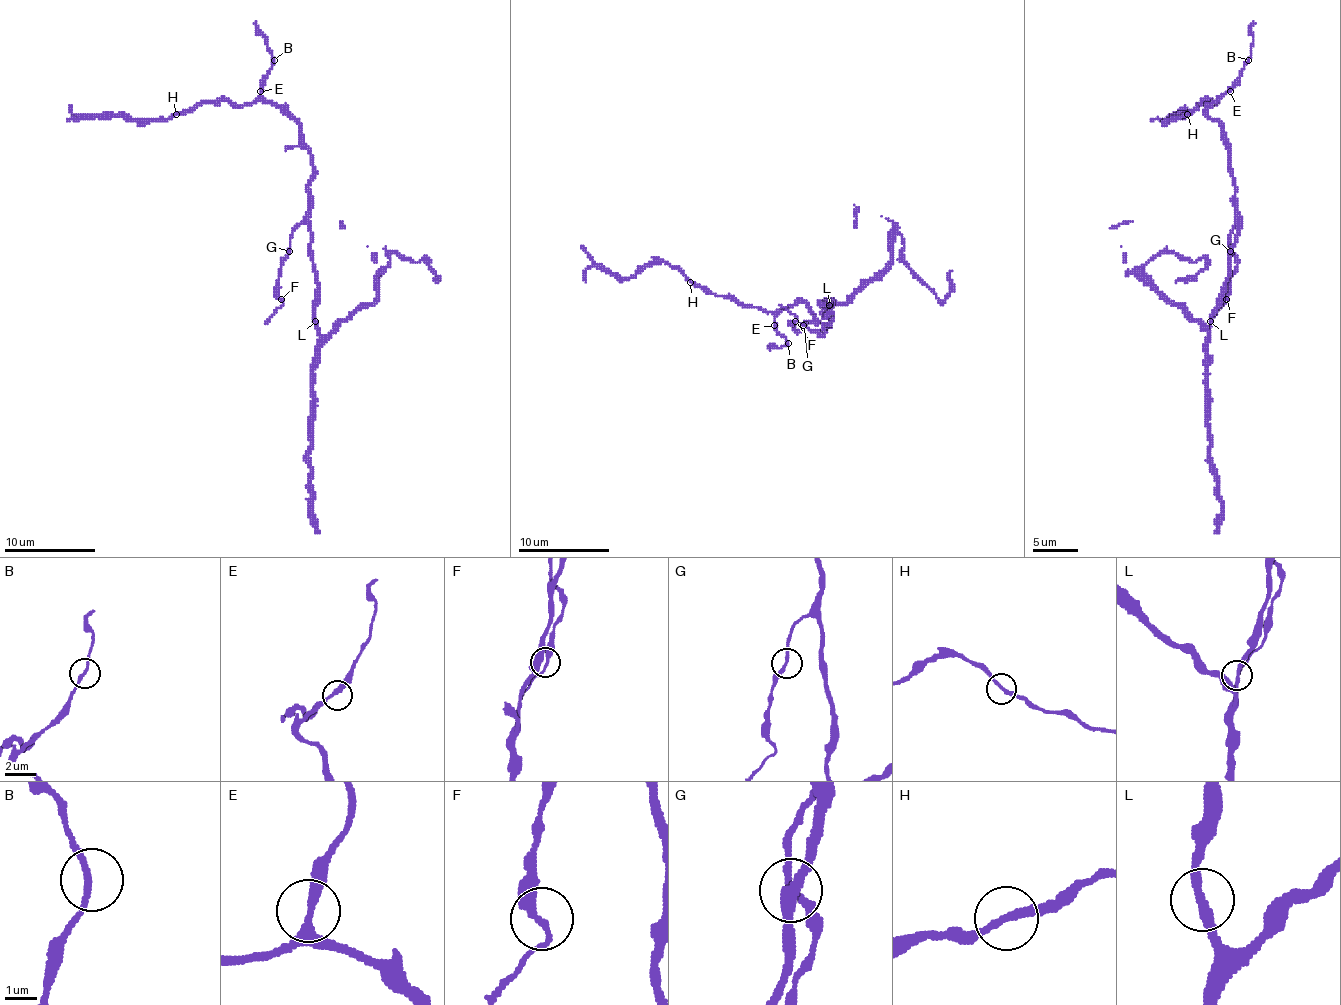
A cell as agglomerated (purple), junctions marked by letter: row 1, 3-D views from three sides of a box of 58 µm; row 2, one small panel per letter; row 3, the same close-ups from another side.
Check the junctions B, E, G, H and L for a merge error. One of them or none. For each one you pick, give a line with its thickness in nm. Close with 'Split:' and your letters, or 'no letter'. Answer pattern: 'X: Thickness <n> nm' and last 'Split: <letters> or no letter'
Split: no letter

